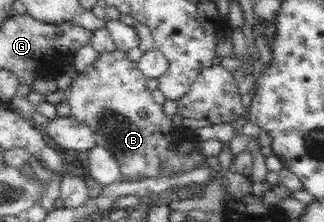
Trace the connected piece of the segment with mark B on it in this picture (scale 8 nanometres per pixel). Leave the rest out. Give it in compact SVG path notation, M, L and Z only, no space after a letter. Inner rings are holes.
M112 50L100 52L83 71L78 71L77 80L69 87L69 100L73 118L85 123L94 134L96 144L107 147L121 165L121 176L143 176L158 177L160 168L170 168L177 171L187 171L195 168L204 161L204 156L199 155L197 149L193 150L190 157L176 157L173 154L174 145L180 141L191 141L191 144L198 144L197 138L194 138L193 131L183 127L174 131L171 127L170 117L163 114L162 106L155 103L152 95L145 87L146 76L139 70L138 62L130 60L127 53L122 50ZM141 111L146 111L146 117L141 116Z

